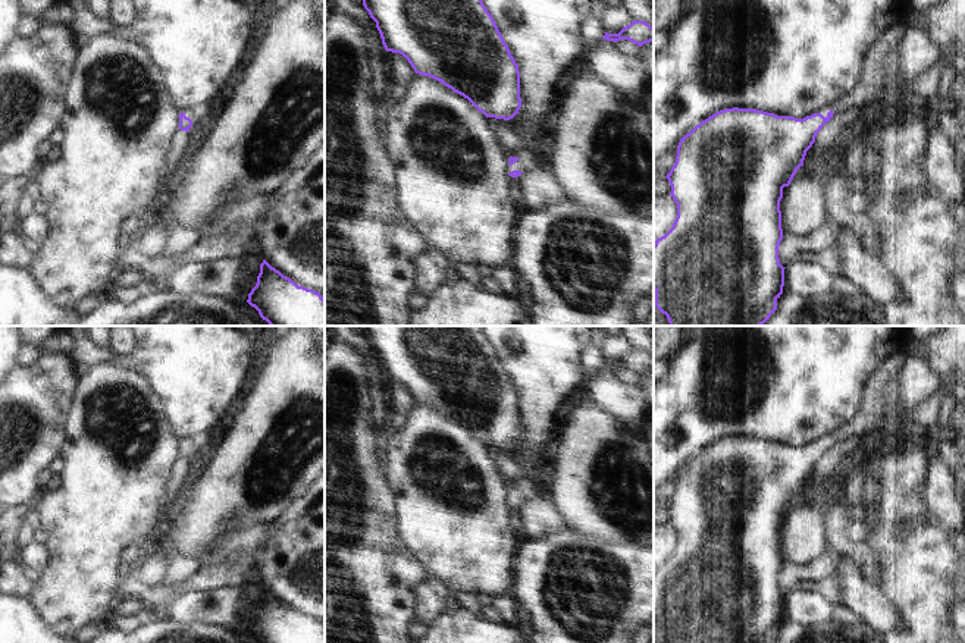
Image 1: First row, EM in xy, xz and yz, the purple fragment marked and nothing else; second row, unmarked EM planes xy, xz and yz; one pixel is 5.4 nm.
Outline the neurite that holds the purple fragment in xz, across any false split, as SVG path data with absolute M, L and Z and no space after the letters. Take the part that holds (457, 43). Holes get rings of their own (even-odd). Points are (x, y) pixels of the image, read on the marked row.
M363 0L386 51L402 54L416 73L430 76L467 98L486 117L513 119L520 107L520 72L482 0Z

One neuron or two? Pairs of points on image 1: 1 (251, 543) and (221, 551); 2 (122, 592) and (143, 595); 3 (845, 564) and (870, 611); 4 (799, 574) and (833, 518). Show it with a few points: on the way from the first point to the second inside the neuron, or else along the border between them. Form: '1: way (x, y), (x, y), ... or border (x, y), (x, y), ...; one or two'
1: way (244, 543), (228, 546); one
2: way (127, 592), (138, 592); one
3: way (851, 576), (857, 590), (865, 599); one
4: way (815, 570), (832, 554), (833, 535); one

